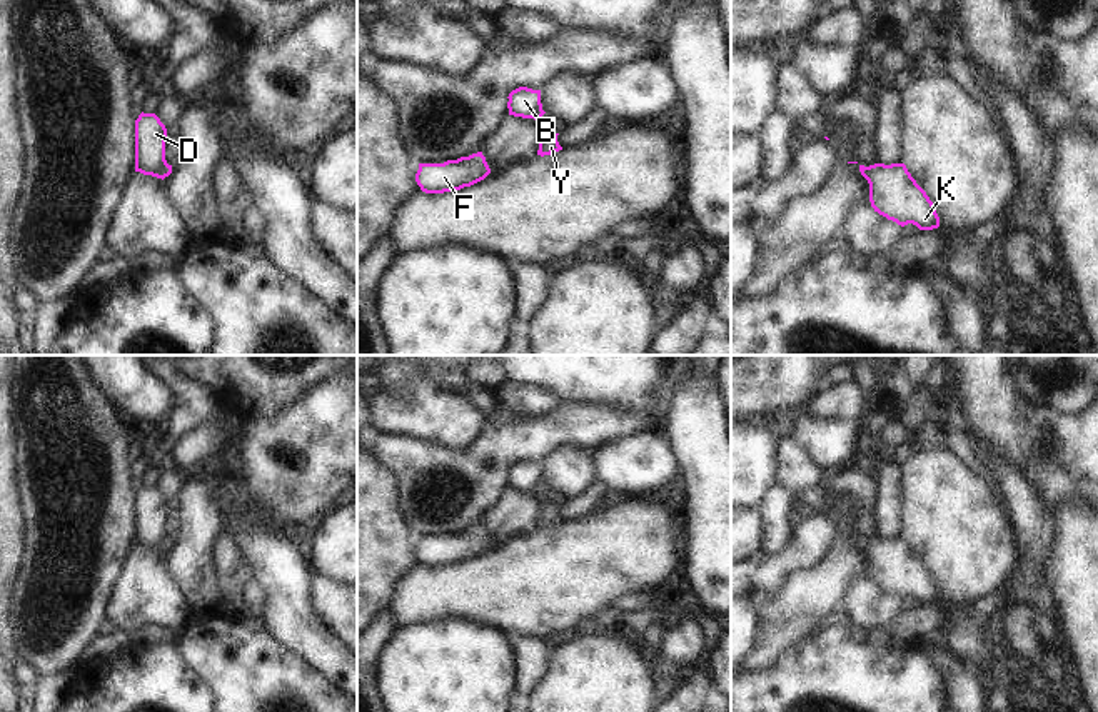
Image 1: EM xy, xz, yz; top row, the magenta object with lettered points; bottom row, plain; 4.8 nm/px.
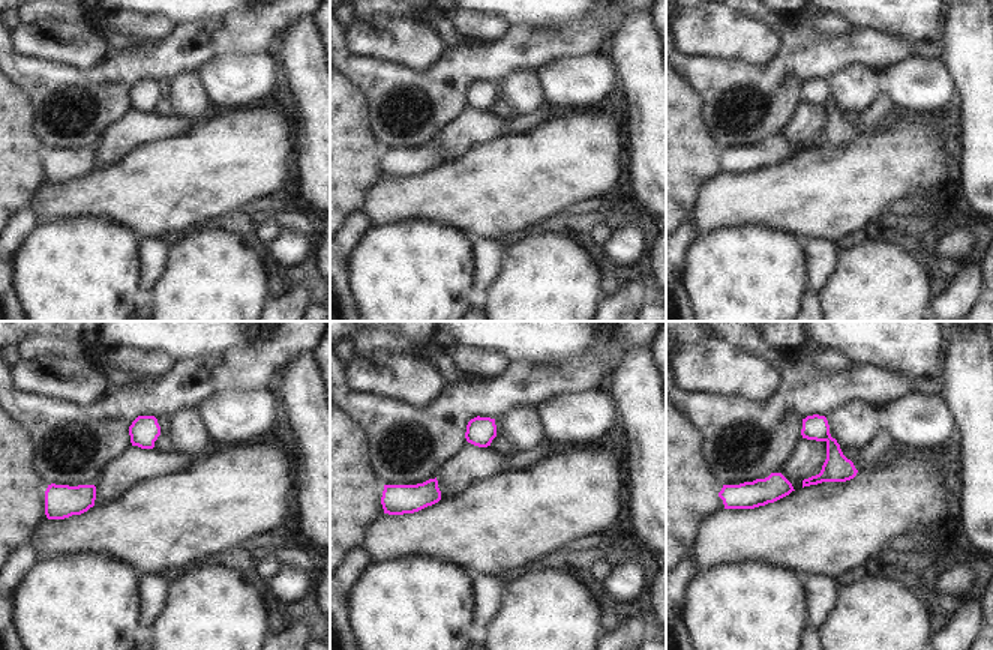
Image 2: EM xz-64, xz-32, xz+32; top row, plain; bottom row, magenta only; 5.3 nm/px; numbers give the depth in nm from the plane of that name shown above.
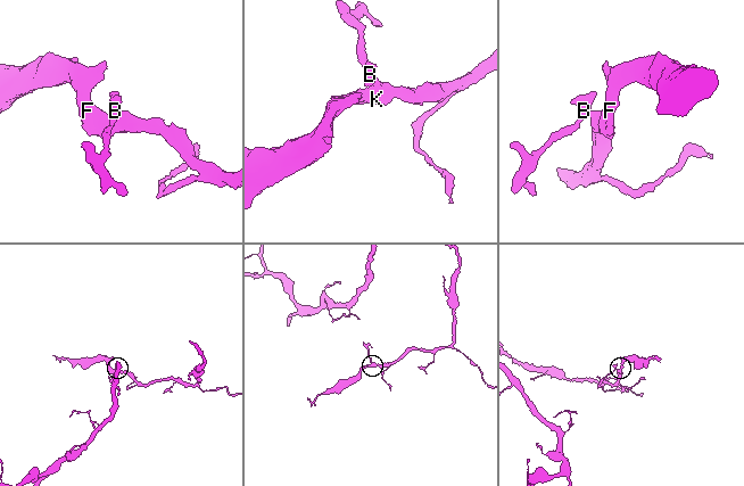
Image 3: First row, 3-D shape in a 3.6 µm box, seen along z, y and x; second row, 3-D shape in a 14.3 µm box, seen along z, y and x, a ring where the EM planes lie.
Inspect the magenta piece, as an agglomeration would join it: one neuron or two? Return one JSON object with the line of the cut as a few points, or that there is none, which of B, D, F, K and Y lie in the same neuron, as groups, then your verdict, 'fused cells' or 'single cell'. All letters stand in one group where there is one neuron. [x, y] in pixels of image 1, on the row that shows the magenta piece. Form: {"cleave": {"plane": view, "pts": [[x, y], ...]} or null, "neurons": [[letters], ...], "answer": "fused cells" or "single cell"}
{"cleave": {"plane": "xz", "pts": [[543, 110], [534, 119]]}, "neurons": [["B", "D"], ["F", "K", "Y"]], "answer": "fused cells"}

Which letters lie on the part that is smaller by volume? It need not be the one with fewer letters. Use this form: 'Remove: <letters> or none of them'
Remove: B, D.

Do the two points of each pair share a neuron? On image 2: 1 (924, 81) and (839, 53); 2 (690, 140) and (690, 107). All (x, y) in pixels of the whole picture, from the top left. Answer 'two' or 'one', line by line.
1: two
2: one

